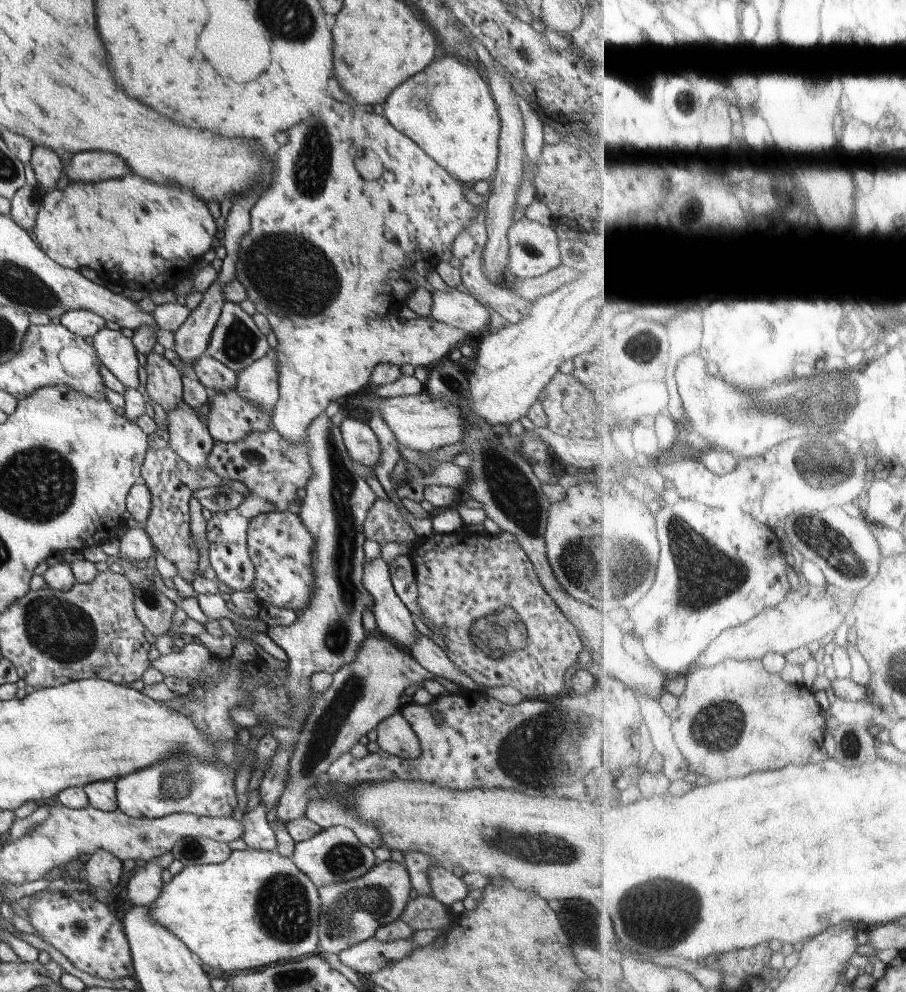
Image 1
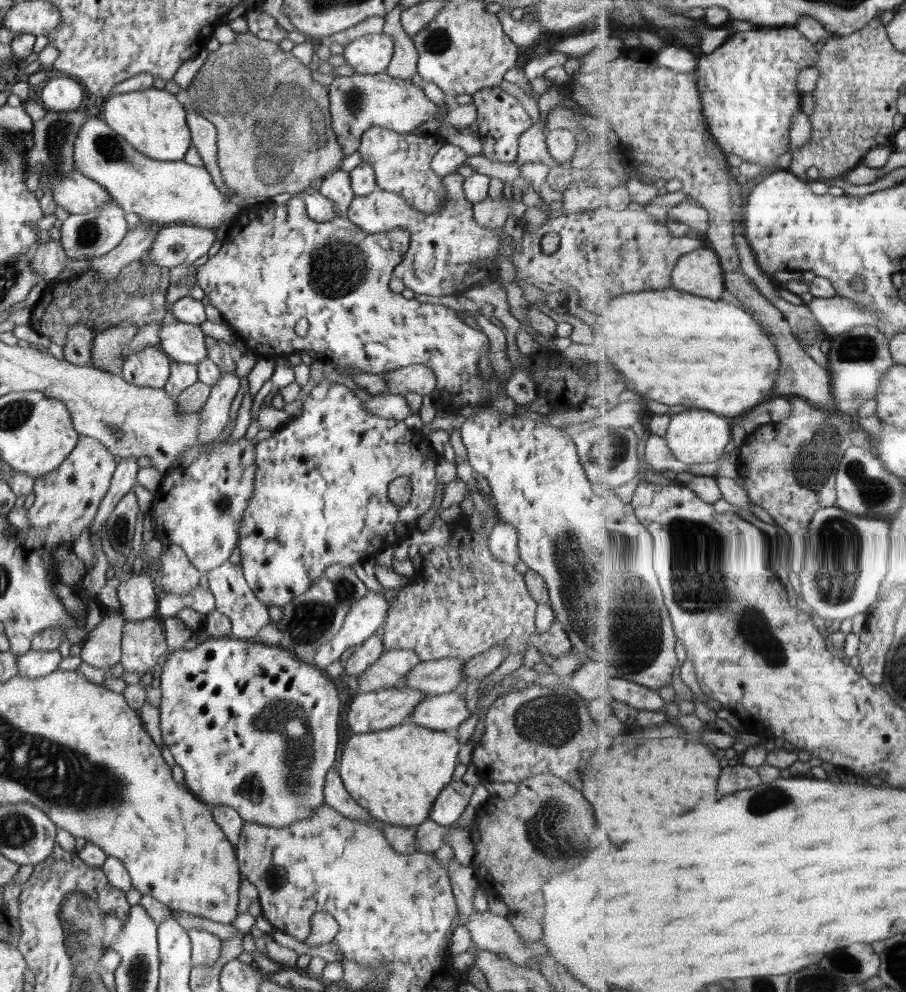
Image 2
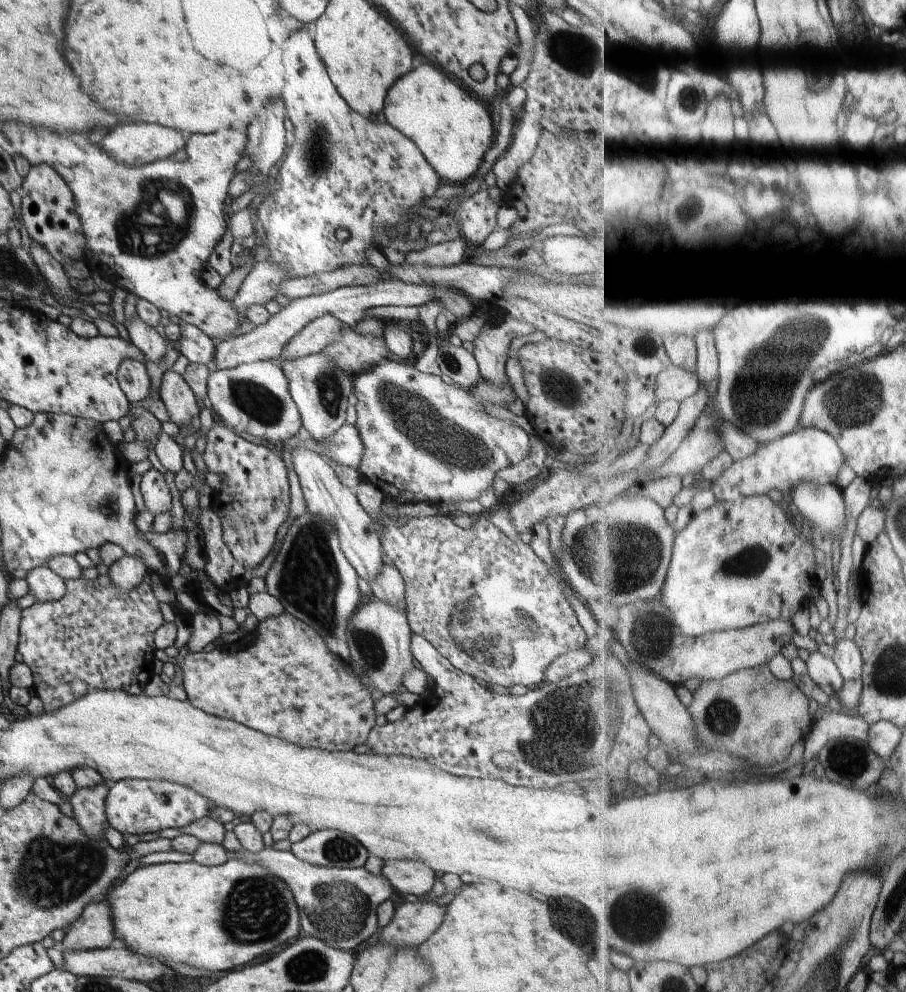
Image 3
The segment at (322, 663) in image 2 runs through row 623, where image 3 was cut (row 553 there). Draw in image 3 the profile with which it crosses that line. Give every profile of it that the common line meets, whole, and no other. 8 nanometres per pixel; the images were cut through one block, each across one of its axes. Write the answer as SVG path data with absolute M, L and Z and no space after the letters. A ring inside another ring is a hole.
M309 440L294 446L292 458L294 470L298 474L304 500L306 501L306 510L310 514L318 514L318 516L326 518L334 526L340 550L342 550L342 554L352 564L360 578L364 578L368 583L376 580L378 574L380 574L380 568L385 563L382 560L383 548L378 534L374 530L375 521L364 512L364 508L356 500L356 495L352 489L345 487L338 480L333 466L309 447Z

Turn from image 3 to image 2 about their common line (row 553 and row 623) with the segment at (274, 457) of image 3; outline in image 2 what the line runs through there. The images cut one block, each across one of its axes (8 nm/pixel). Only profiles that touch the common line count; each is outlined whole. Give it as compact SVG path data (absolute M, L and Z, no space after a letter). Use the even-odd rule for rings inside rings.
M229 560L213 568L206 573L208 577L208 592L215 598L215 608L218 612L226 614L232 622L232 635L236 639L257 640L257 634L271 622L268 615L268 607L260 602L254 592L248 587L244 578L242 567L239 564L233 564Z

